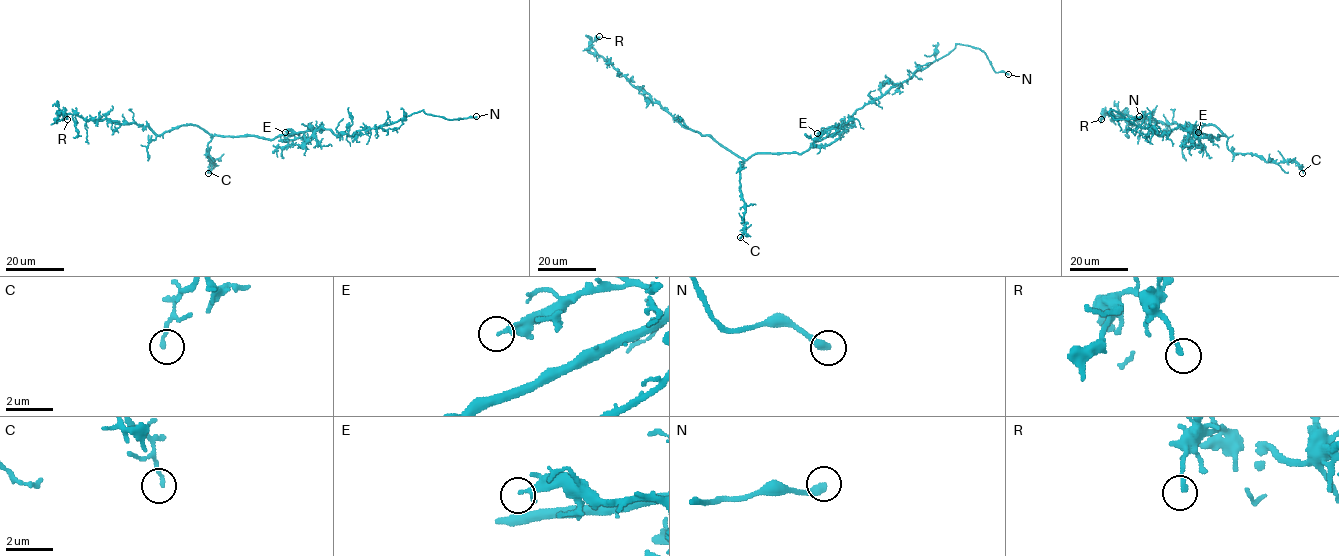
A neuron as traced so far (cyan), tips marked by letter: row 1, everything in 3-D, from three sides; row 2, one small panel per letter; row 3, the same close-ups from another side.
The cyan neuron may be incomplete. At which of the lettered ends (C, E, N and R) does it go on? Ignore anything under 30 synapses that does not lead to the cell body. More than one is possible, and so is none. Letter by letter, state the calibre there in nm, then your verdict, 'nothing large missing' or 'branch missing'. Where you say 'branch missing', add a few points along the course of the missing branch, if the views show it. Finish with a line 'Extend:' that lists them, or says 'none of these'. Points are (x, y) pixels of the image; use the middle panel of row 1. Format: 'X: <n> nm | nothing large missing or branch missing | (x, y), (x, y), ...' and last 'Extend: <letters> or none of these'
C: 140 nm | nothing large missing
E: 240 nm | nothing large missing
N: 320 nm | branch missing | (1008, 74), (1049, 88)
R: 150 nm | nothing large missing
Extend: N

